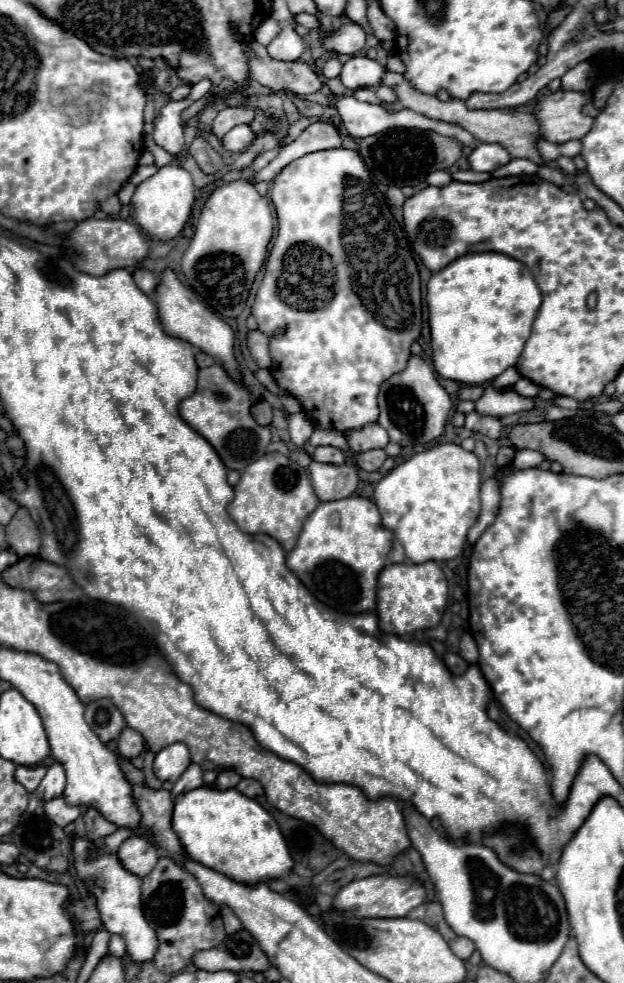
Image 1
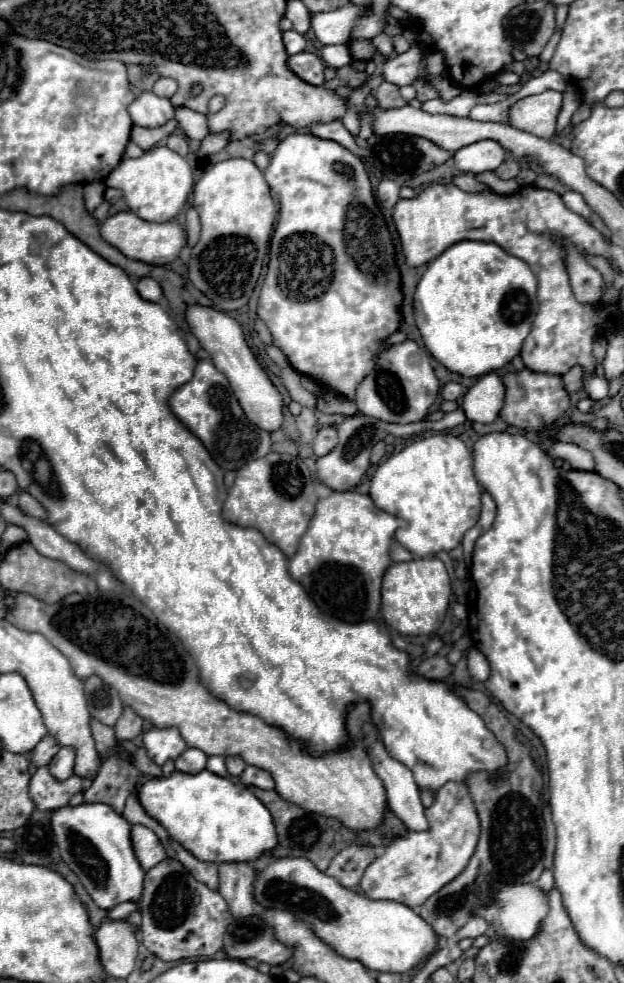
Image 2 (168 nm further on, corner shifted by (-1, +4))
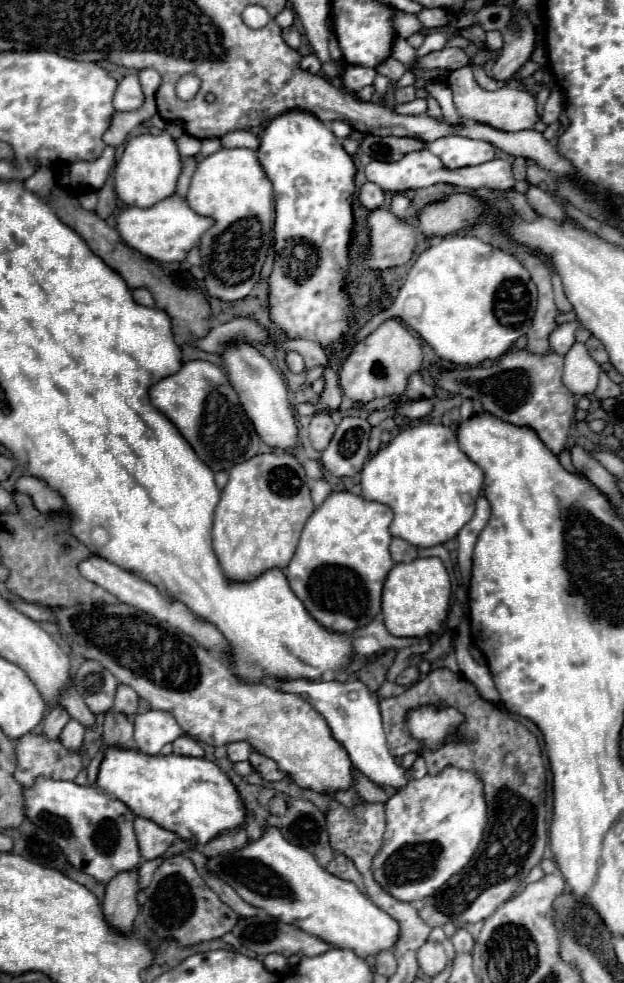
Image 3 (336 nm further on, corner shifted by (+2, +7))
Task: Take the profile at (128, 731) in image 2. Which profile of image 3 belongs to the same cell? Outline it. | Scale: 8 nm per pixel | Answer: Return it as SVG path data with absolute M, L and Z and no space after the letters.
M118 684L116 698L114 698L114 710L124 712L128 716L138 712L138 694L128 684Z

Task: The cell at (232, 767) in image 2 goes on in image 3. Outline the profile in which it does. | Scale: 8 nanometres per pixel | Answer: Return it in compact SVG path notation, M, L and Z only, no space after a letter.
M230 742L228 744L228 758L232 760L232 762L240 762L240 760L248 760L248 756L250 756L250 752L252 752L252 746L248 744L248 742Z

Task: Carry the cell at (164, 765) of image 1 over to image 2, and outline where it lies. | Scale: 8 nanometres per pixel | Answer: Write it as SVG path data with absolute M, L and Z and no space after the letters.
M175 727L151 729L143 735L143 743L145 743L149 757L157 765L165 765L169 759L177 759L177 755L181 755L181 751L187 749L185 741L181 739Z

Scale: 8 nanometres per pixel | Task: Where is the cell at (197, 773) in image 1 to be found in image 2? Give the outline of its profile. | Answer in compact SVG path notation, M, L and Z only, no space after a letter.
M187 749L177 761L175 761L175 767L177 771L181 773L189 773L189 775L195 775L195 773L201 773L205 769L205 763L207 763L207 755L199 749Z

